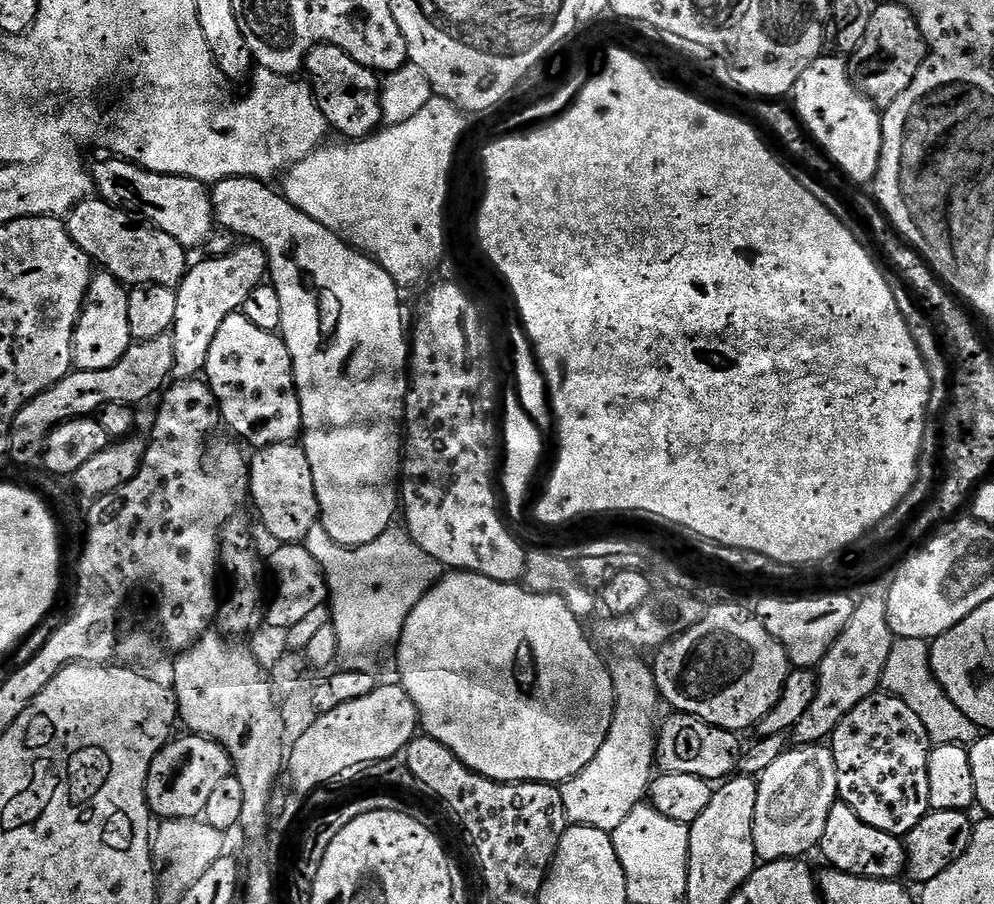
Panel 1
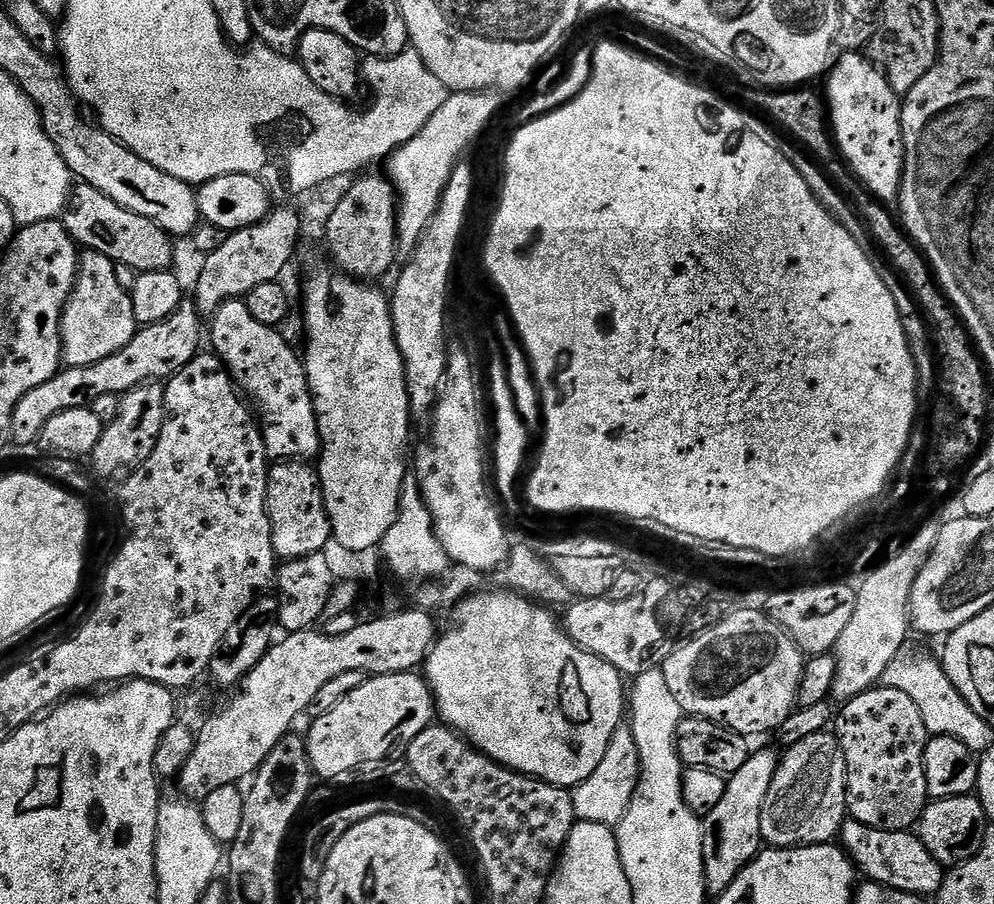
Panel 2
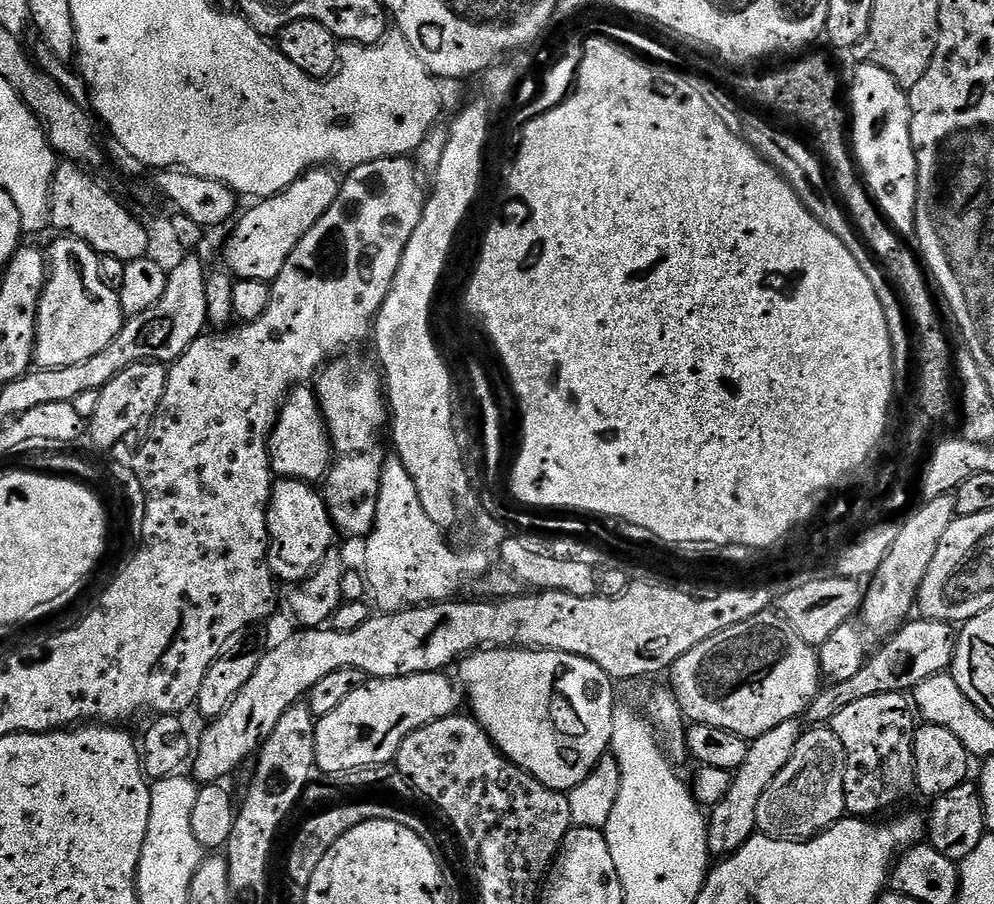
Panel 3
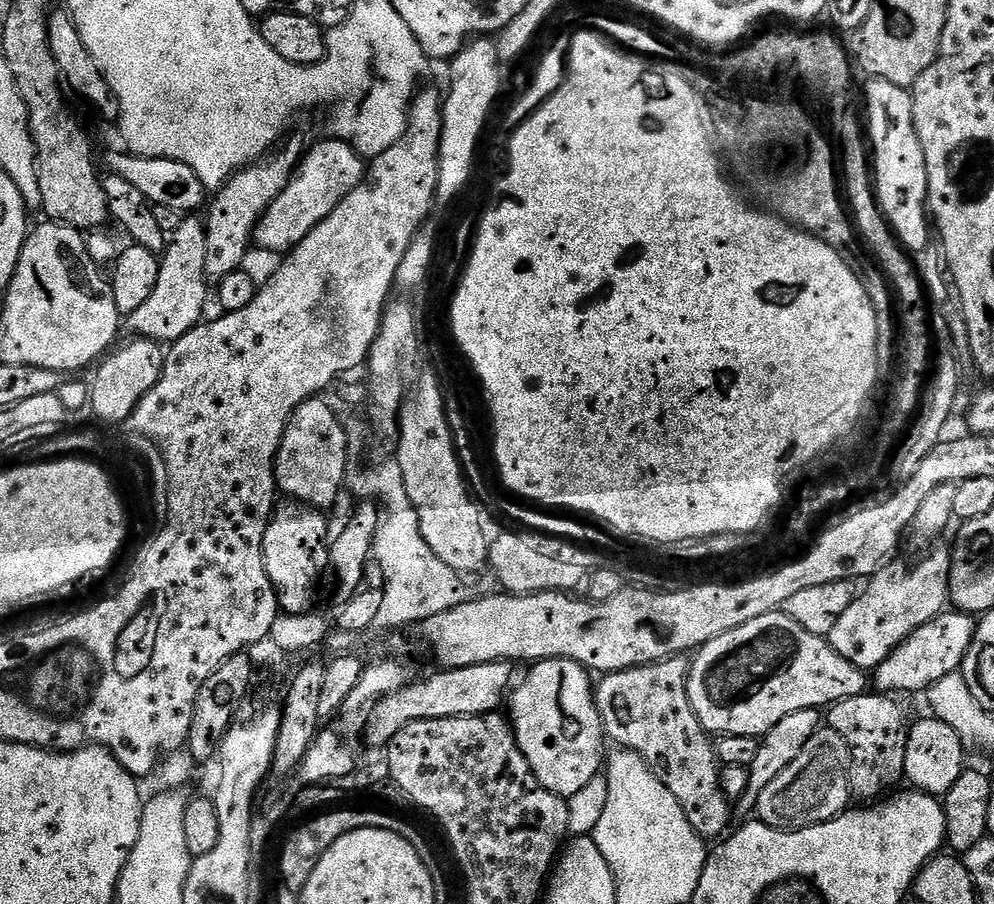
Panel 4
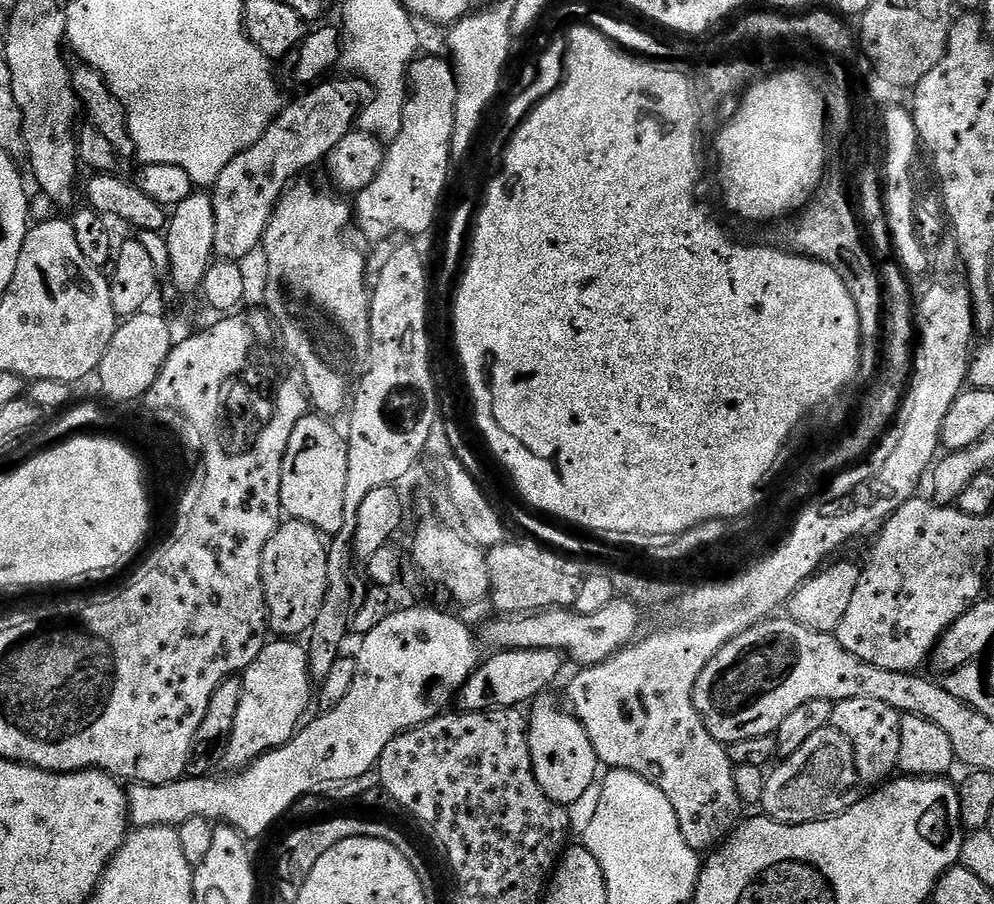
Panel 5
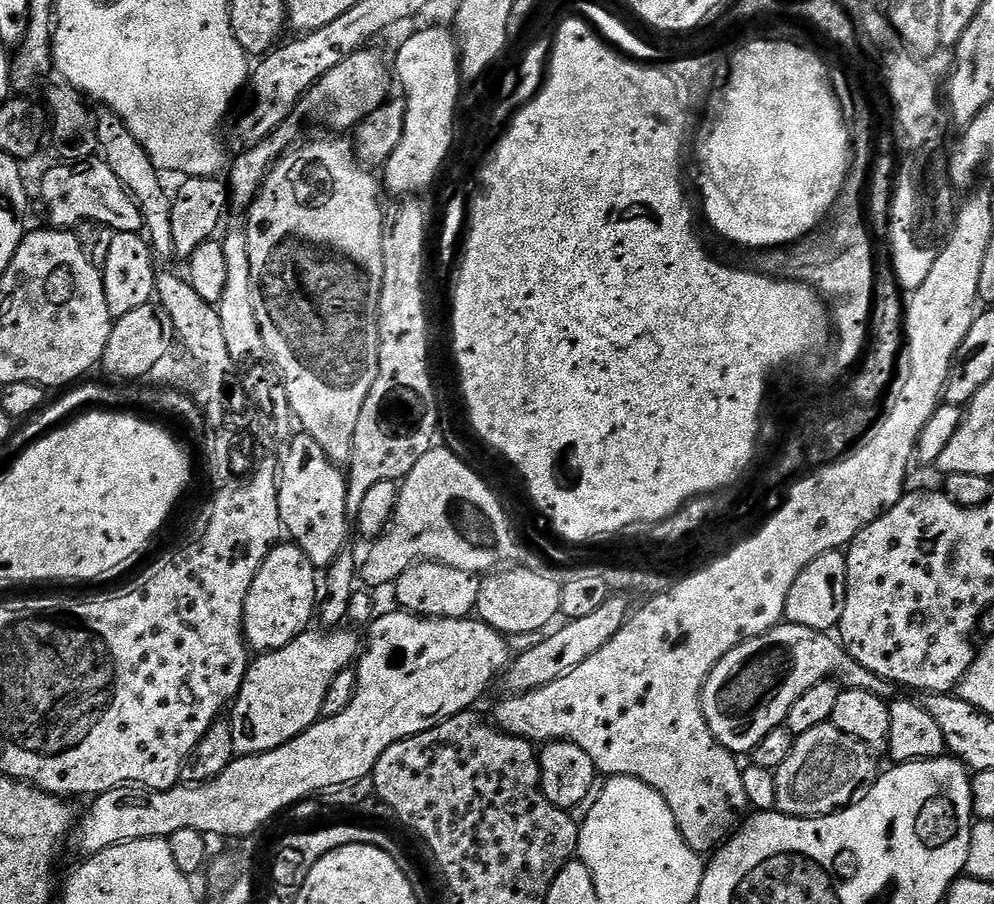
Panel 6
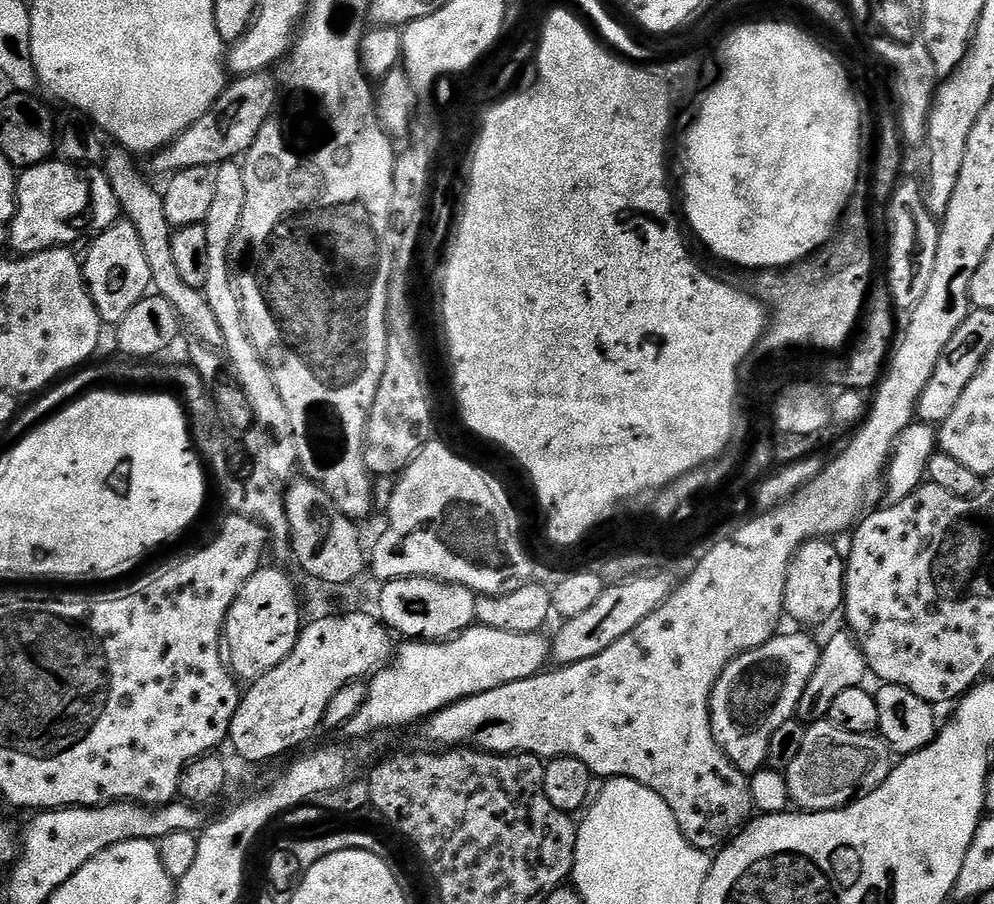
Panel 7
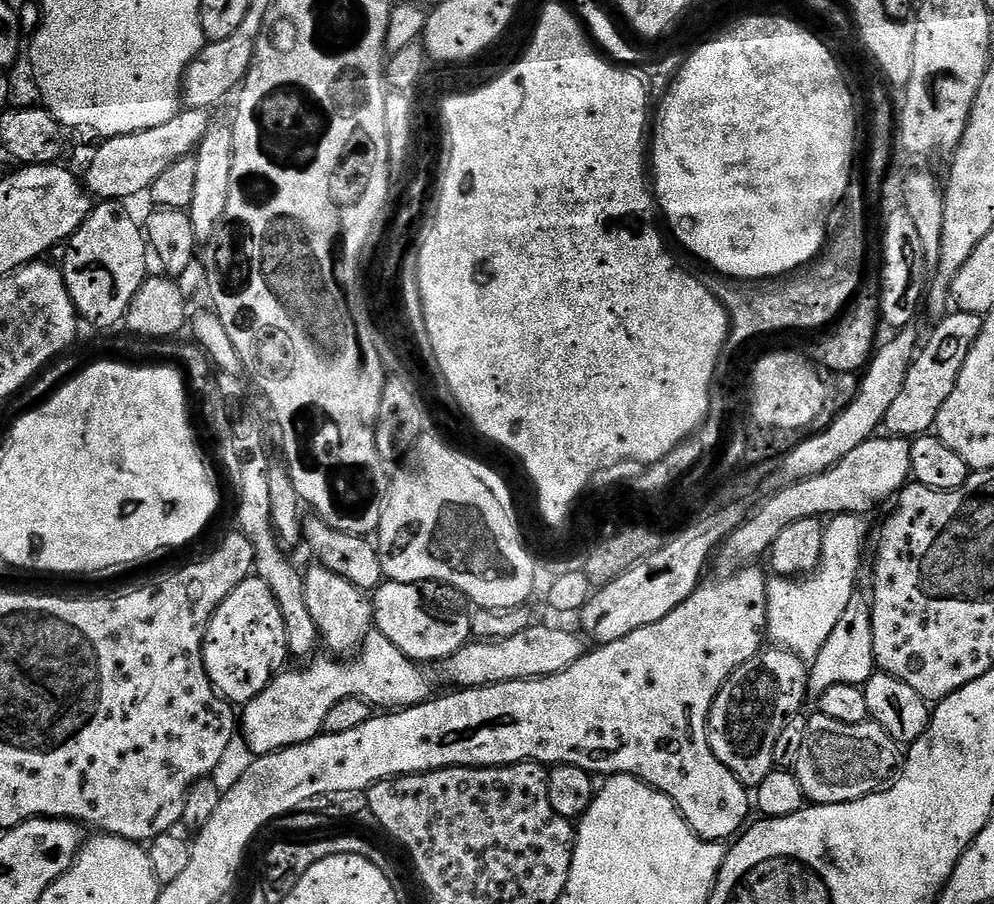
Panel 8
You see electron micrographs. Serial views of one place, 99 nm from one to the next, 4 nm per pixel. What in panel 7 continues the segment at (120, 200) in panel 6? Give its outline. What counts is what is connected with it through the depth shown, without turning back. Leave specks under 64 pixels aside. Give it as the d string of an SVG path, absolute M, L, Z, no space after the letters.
M60 158L44 161L32 168L23 169L19 173L16 186L16 213L11 224L8 225L8 244L13 248L13 253L27 254L41 252L47 248L63 248L75 245L79 236L87 232L99 234L114 226L121 219L120 203L114 198L114 190L106 178L103 167L80 168L79 163L65 162Z

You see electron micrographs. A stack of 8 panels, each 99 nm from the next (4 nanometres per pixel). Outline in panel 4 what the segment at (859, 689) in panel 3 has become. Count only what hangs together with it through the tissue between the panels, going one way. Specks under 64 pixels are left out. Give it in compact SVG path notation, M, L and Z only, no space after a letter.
M945 610L935 616L926 626L914 630L902 646L898 646L874 670L874 688L880 694L897 694L896 692L923 693L934 682L946 678L946 674L961 671L964 659L974 642L978 620L975 615L959 610Z

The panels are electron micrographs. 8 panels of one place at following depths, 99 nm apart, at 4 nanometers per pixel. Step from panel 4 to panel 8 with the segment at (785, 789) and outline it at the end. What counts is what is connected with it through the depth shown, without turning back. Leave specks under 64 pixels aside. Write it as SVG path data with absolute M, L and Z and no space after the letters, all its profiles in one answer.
M812 714L794 771L812 804L845 804L881 791L897 775L901 764L901 745L877 724L846 726L846 722Z

